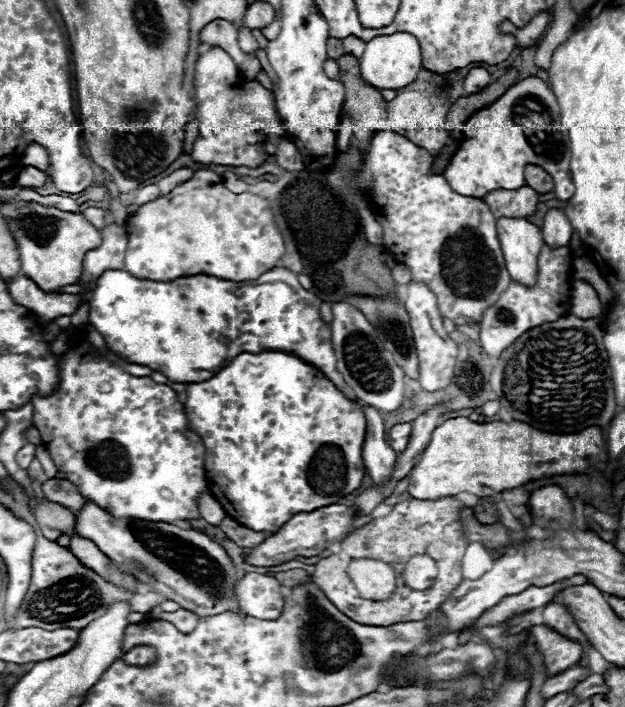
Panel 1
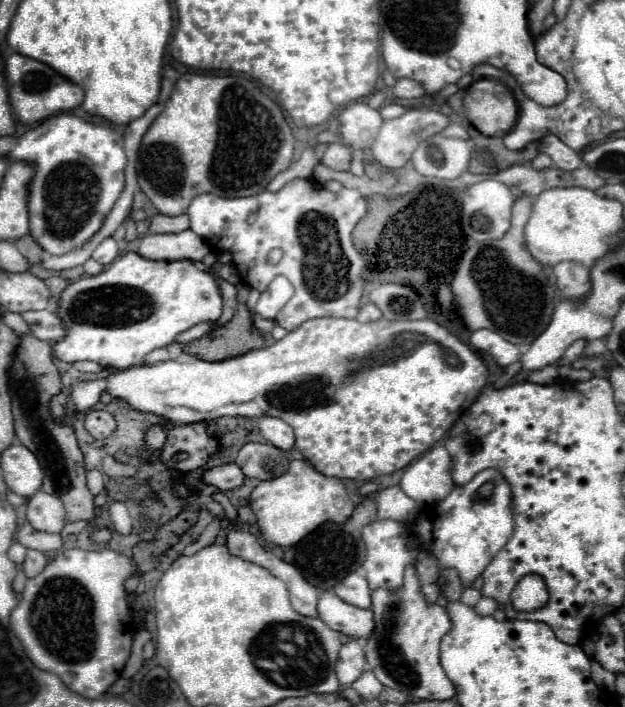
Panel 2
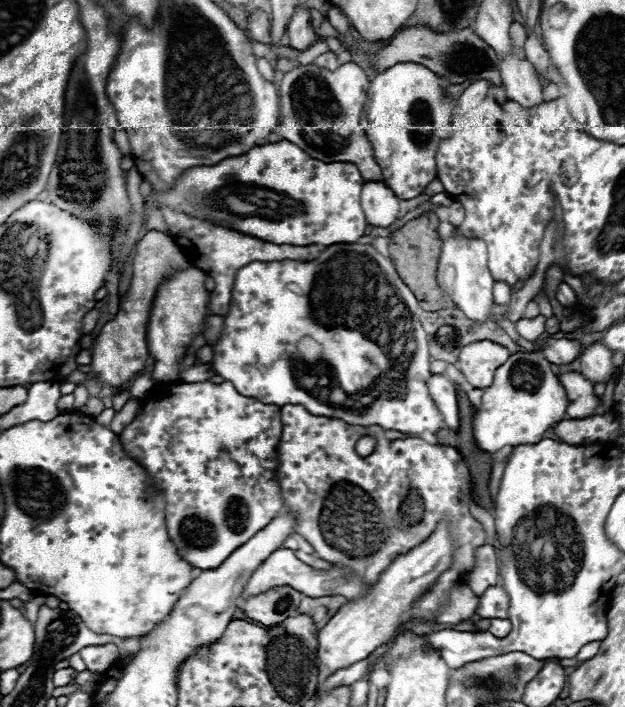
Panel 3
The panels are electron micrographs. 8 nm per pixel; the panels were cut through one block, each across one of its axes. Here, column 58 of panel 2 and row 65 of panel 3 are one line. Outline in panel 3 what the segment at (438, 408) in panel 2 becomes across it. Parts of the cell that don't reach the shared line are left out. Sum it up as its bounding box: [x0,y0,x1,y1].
[366,62,454,200]

